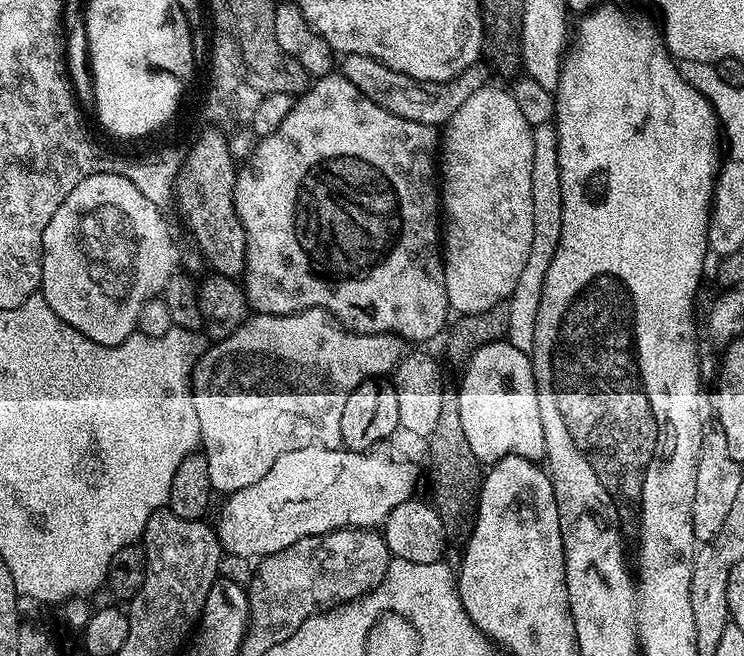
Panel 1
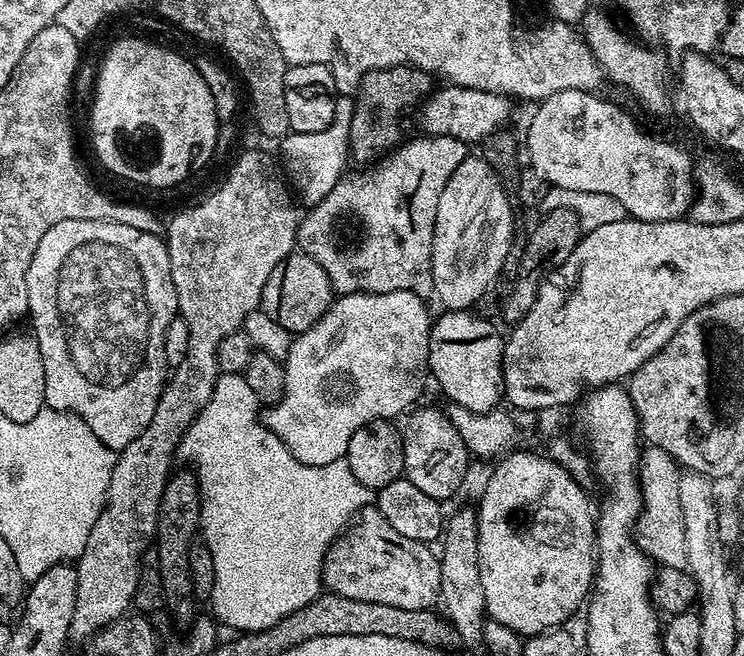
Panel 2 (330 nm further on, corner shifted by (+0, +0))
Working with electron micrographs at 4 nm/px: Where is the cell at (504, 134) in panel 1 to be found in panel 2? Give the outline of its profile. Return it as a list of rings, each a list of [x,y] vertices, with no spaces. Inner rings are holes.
[[[469,155],[468,159],[454,170],[442,198],[438,198],[438,214],[434,218],[434,238],[432,239],[432,273],[434,274],[434,296],[440,299],[445,309],[468,310],[472,303],[491,286],[496,275],[508,260],[512,248],[512,204],[506,194],[498,174],[479,155]]]

